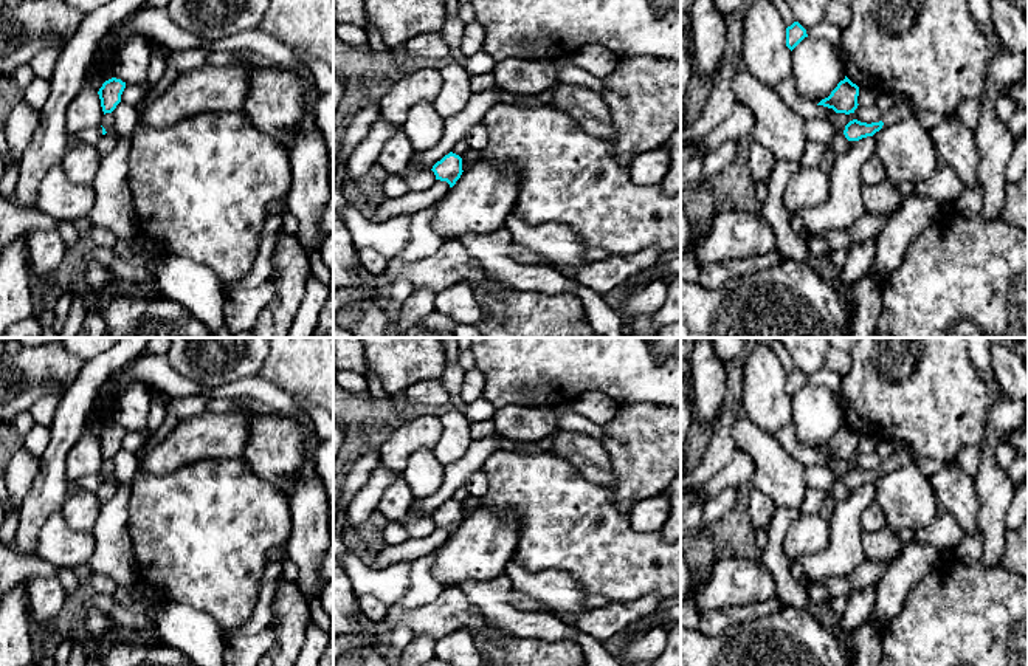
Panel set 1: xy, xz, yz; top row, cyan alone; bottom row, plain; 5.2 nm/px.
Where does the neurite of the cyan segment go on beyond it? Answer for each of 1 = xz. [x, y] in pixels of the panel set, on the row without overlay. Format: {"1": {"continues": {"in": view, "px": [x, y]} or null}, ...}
{"1": {"continues": null}}

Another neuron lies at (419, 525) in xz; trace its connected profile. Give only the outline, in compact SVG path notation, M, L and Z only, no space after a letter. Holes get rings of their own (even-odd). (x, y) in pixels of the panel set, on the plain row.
M412 514L405 527L412 539L423 539L437 528L434 519L423 514Z

